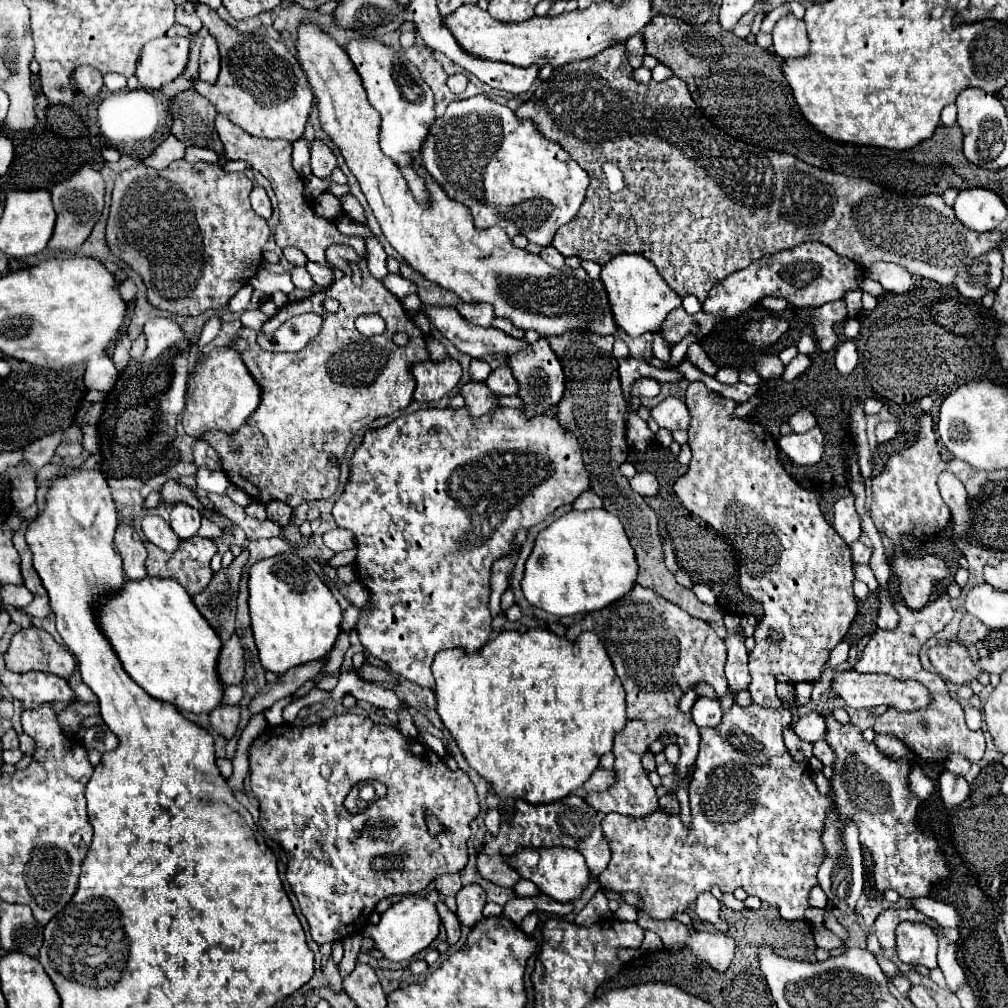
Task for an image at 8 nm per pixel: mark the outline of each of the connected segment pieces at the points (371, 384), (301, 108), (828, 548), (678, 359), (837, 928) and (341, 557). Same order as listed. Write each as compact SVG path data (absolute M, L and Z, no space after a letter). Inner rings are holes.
M333 244L327 250L327 260L341 268L345 272L345 278L333 282L323 294L313 294L311 298L291 302L283 306L271 320L267 320L261 328L261 332L273 332L281 322L289 320L295 314L303 312L323 312L323 328L311 340L303 350L299 352L265 352L257 344L257 332L249 328L241 328L237 334L247 340L249 348L255 356L257 362L257 376L255 380L261 384L263 398L259 408L251 414L249 422L237 430L237 434L221 434L217 430L211 430L207 434L209 444L221 454L223 468L229 476L229 480L245 490L253 500L257 502L269 502L269 500L281 500L289 506L299 506L301 502L311 502L319 498L331 498L339 486L339 460L345 456L345 450L351 442L351 438L357 434L359 428L367 426L373 418L379 416L389 416L397 410L403 410L411 404L413 392L415 392L415 380L413 374L409 374L411 364L421 360L421 330L415 326L415 322L407 316L405 308L401 306L401 300L393 296L379 280L375 280L367 264L361 256L351 246L345 244ZM357 264L363 274L363 284L357 288L351 282L351 266ZM325 298L337 298L339 300L339 310L335 314L329 314L323 310L323 300ZM359 314L379 314L387 328L381 336L367 338L355 328L355 318ZM403 332L409 336L407 346L397 346L393 342L393 334Z
M195 2L197 16L203 26L215 36L221 52L221 74L215 84L195 82L195 90L205 96L219 114L225 114L233 124L247 130L251 136L281 138L295 142L303 136L313 104L313 92L295 56L283 42L255 34L243 34L219 18L215 10Z
M689 382L685 404L691 410L689 446L693 458L689 462L689 470L681 478L677 478L673 488L683 506L695 516L703 518L709 526L713 526L737 552L741 592L757 598L757 602L761 602L763 606L763 616L759 618L753 634L755 648L749 652L749 692L753 696L753 702L765 708L779 708L782 700L776 694L776 676L785 674L793 678L793 682L817 680L829 660L831 650L843 640L859 612L851 588L855 578L851 550L833 530L833 526L823 518L815 492L801 488L785 472L779 462L779 446L775 438L765 432L765 428L757 420L733 416L735 408L739 406L735 400L709 390L703 382ZM769 628L775 628L785 636L783 644L767 644L765 638Z
M688 334L683 338L682 341L680 341L678 344L676 344L672 351L671 351L671 358L669 362L667 362L667 367L674 368L675 366L678 366L681 364L681 362L684 361L684 357L686 356L686 352L688 349L688 346L694 342L699 342L700 340L693 334Z
M826 910L825 912L824 925L827 926L827 928L829 928L829 930L831 930L834 934L837 934L839 938L843 938L843 940L847 940L847 938L849 938L847 930L840 925L830 910Z
M351 548L351 550L343 550L343 552L337 552L331 560L329 560L329 566L331 568L337 568L341 564L353 564L357 558L357 548Z

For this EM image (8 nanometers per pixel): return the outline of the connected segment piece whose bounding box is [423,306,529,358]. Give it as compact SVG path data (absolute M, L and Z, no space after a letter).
M423 306L431 324L451 340L461 352L469 354L471 358L483 358L489 354L517 354L527 350L527 342L521 338L513 338L497 328L479 328L471 322L465 322L455 308L437 308L437 306Z

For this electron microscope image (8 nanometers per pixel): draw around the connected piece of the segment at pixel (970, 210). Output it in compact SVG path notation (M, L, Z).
M981 188L961 190L957 194L953 210L955 210L955 218L965 228L975 230L979 234L999 228L999 224L1007 216L1005 202L997 194Z

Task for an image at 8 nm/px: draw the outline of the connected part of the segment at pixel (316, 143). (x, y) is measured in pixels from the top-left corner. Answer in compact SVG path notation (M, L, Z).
M313 140L311 142L311 170L313 174L317 174L319 178L325 178L331 174L331 170L337 166L337 156L333 154L333 150L321 142L321 140Z

